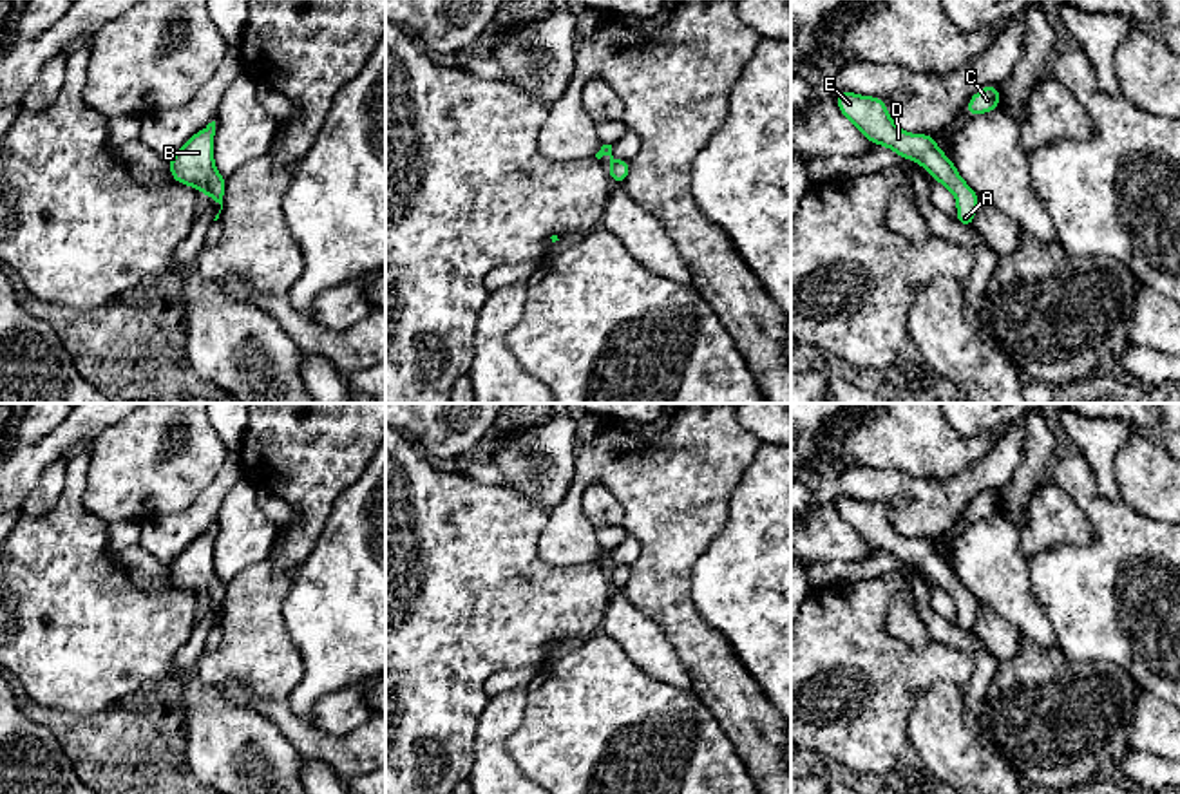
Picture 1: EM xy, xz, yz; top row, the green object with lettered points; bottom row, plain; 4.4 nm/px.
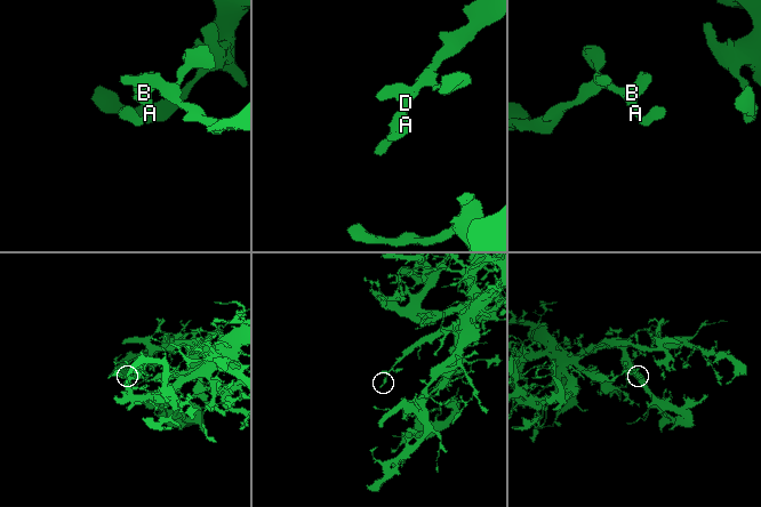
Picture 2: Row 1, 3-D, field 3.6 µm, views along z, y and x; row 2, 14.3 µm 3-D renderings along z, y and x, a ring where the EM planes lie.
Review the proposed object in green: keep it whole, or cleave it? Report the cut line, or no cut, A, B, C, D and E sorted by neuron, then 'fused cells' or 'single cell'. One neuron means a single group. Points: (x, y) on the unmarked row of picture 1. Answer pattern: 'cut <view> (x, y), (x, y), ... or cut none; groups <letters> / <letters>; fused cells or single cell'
cut none; groups A B C D E; single cell

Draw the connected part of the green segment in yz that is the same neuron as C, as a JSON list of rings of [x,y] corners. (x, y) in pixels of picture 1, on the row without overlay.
[[[986,490],[977,499],[968,505],[965,517],[968,521],[981,521],[1001,510],[1001,501],[997,490]]]

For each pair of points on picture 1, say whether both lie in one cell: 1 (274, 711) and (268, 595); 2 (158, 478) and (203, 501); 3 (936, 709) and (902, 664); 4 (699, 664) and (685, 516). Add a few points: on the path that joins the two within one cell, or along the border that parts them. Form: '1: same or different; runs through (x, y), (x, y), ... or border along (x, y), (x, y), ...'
1: different; border along (234, 682), (257, 697), (285, 700)
2: different; border along (221, 463), (216, 476), (183, 509), (156, 514)
3: different; border along (960, 686), (925, 688), (905, 729)
4: same; runs through (685, 628), (675, 615), (675, 552)

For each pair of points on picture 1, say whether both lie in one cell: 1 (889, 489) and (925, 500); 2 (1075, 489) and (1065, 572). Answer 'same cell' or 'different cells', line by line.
1: same cell
2: same cell

